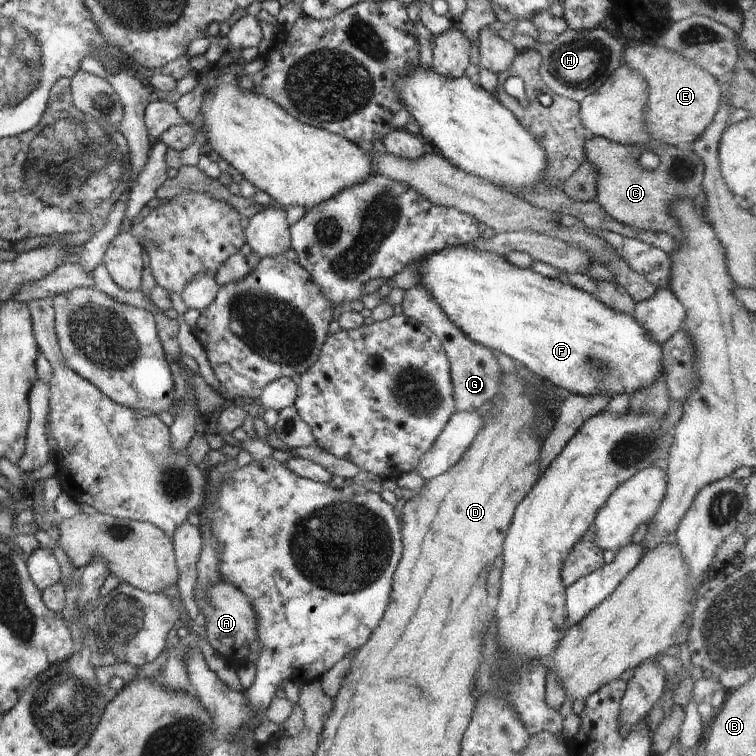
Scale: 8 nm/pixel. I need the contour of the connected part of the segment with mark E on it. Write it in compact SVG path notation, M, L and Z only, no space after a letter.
M642 44L642 46L634 46L634 48L629 47L623 51L623 60L628 68L632 68L634 72L644 76L644 80L648 84L648 104L643 112L644 124L651 140L673 147L680 142L690 144L710 126L721 103L719 82L714 76L708 74L706 70L702 70L700 66L696 66L694 62L686 60L684 56L670 52L664 46Z

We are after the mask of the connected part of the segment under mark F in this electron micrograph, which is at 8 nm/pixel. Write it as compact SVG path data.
M474 245L471 246L458 246L452 248L444 248L444 250L438 252L432 252L430 256L422 259L418 262L418 285L428 290L428 294L433 296L436 300L436 304L440 304L440 308L446 312L450 317L450 320L465 331L465 335L474 342L483 344L486 348L496 351L498 350L506 356L510 356L512 360L518 365L521 365L530 371L536 373L540 378L552 382L554 386L560 386L564 390L568 390L571 394L578 396L602 396L602 393L608 393L609 395L622 394L626 392L631 398L632 392L640 390L640 388L648 388L654 384L654 380L658 380L664 375L663 372L663 359L661 344L656 344L655 340L652 340L644 328L636 322L633 314L618 312L615 308L608 308L605 304L602 304L597 297L577 289L570 283L560 282L558 279L546 278L544 276L538 276L532 269L523 269L513 264L510 264L505 257L492 254L492 252L482 252Z

